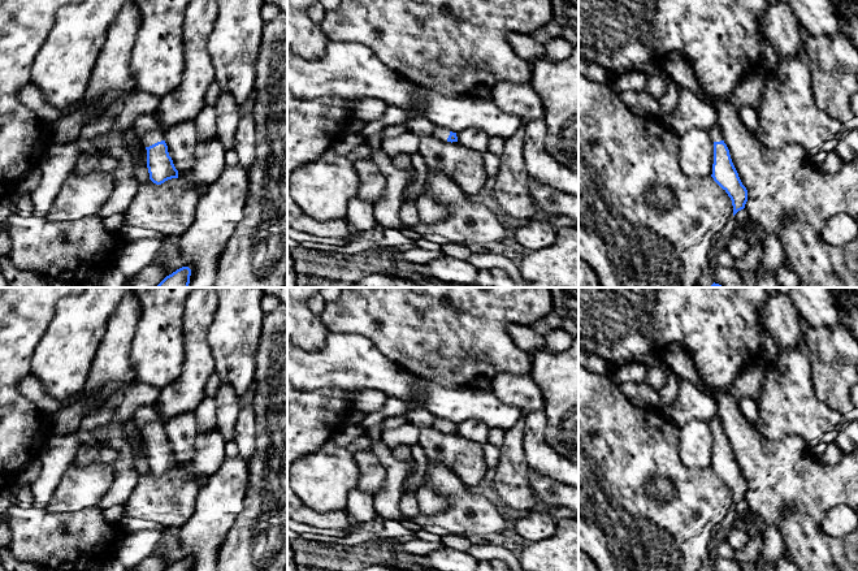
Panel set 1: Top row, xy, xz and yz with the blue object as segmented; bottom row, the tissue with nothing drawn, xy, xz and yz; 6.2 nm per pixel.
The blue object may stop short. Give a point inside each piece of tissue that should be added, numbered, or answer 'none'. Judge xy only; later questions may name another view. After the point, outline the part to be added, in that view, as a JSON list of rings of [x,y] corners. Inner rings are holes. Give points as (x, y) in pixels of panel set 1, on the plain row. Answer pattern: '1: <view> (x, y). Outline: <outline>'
1: xy (146, 418). Outline: [[[153,406],[139,407],[134,414],[134,421],[142,432],[143,438],[150,438],[164,432],[164,423]]]

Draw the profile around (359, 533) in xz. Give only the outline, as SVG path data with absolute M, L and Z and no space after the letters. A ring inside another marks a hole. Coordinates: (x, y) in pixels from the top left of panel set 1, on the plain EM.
M354 523L350 532L344 536L337 537L334 535L330 533L325 533L325 538L324 542L330 545L330 544L335 544L338 546L341 545L352 545L352 544L364 544L365 541L368 541L370 538L370 533L381 533L381 527L380 524L376 527L367 527L359 523Z

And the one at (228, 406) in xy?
M221 382L214 397L216 428L225 442L234 438L235 423L240 411L239 395L230 384Z

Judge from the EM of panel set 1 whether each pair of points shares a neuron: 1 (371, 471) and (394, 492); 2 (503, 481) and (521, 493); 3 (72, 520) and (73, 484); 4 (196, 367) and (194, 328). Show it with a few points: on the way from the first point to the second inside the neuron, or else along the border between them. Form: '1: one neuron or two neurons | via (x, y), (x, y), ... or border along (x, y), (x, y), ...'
1: two neurons | border along (373, 454), (385, 470), (385, 483), (375, 496)
2: one neuron | via (507, 481), (518, 492)
3: two neurons | border along (98, 502), (78, 510), (47, 511), (44, 509)
4: one neuron | via (196, 358), (195, 337)

